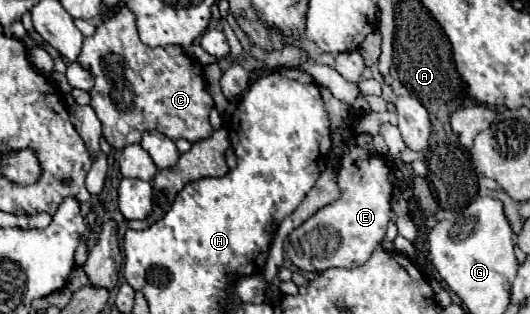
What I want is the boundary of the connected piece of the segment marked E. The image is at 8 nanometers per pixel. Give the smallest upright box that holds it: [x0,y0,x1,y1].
[284,144,396,272]

